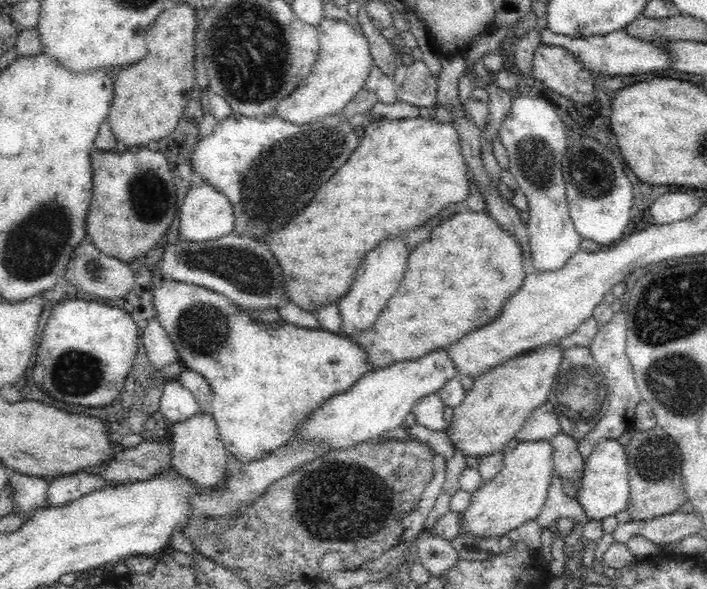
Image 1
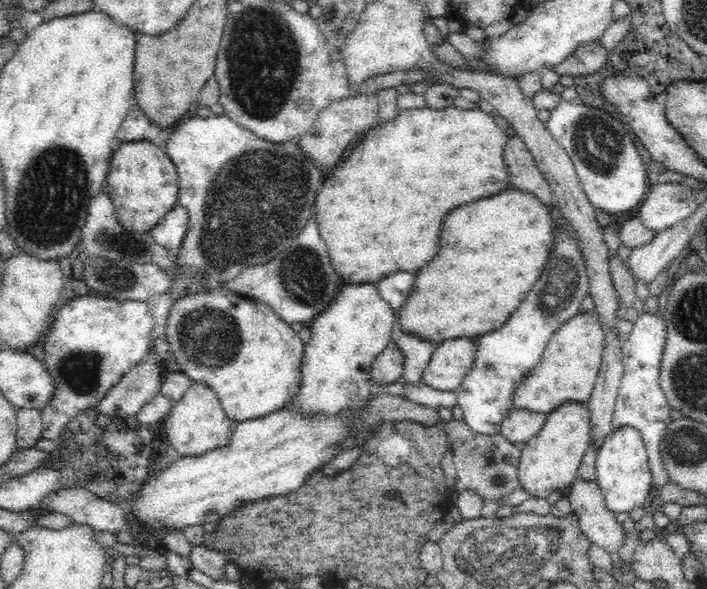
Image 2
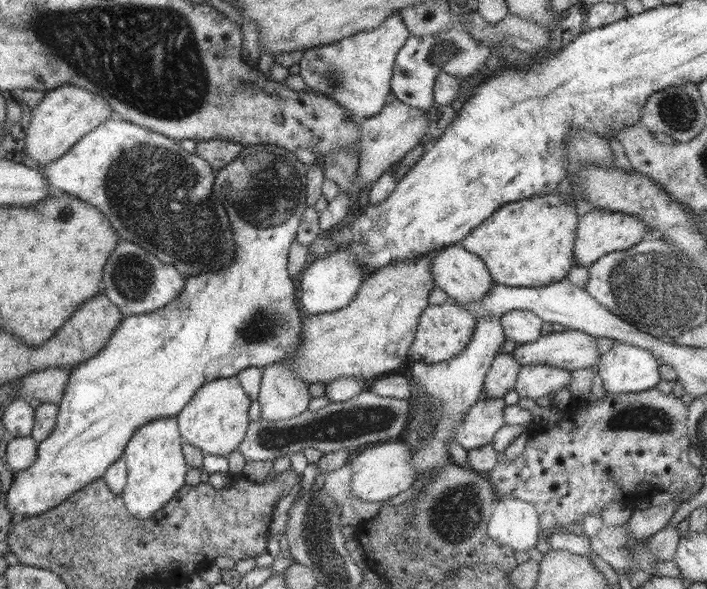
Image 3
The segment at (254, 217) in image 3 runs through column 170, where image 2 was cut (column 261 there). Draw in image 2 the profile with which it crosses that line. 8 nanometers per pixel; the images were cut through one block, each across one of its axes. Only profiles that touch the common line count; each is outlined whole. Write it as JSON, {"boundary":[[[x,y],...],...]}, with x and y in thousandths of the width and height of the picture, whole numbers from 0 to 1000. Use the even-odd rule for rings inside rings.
{"boundary":[[[311,486],[248,509],[236,553],[239,598],[252,616],[255,632],[273,649],[284,649],[300,659],[325,711],[341,718],[348,711],[378,706],[402,693],[412,683],[412,674],[423,666],[421,628],[431,594],[430,581],[380,516]]]}

